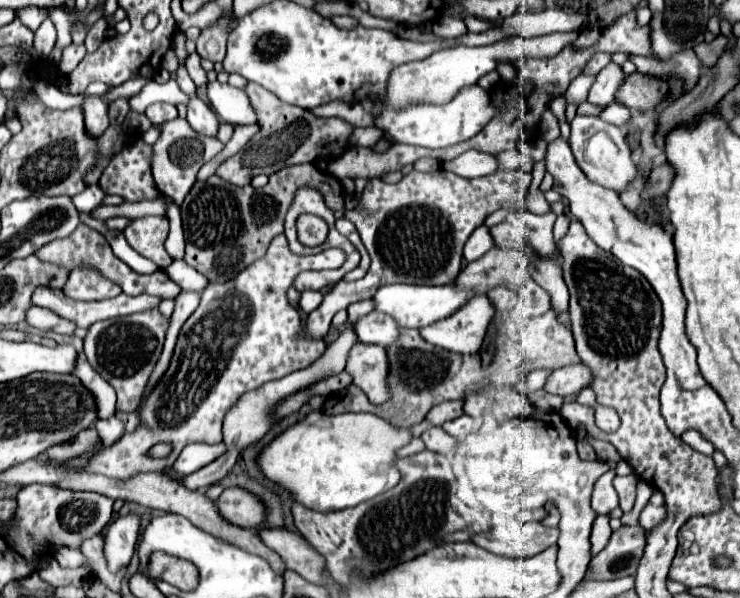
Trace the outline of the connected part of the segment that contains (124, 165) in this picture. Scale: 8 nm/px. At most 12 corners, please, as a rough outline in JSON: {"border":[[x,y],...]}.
{"border":[[136,136],[106,168],[100,188],[128,202],[158,198],[152,146]]}

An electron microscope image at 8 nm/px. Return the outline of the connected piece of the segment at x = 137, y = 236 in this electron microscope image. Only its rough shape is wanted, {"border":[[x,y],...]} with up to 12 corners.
{"border":[[136,218],[122,232],[138,254],[170,266],[168,218]]}

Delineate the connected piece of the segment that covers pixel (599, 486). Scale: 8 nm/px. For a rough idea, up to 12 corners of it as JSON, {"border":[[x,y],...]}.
{"border":[[615,469],[602,474],[592,494],[596,514],[610,514],[619,506],[612,483]]}

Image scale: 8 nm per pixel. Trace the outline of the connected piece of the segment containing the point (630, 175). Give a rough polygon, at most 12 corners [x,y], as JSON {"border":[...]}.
{"border":[[598,116],[570,122],[582,172],[614,192],[638,176],[632,150]]}

